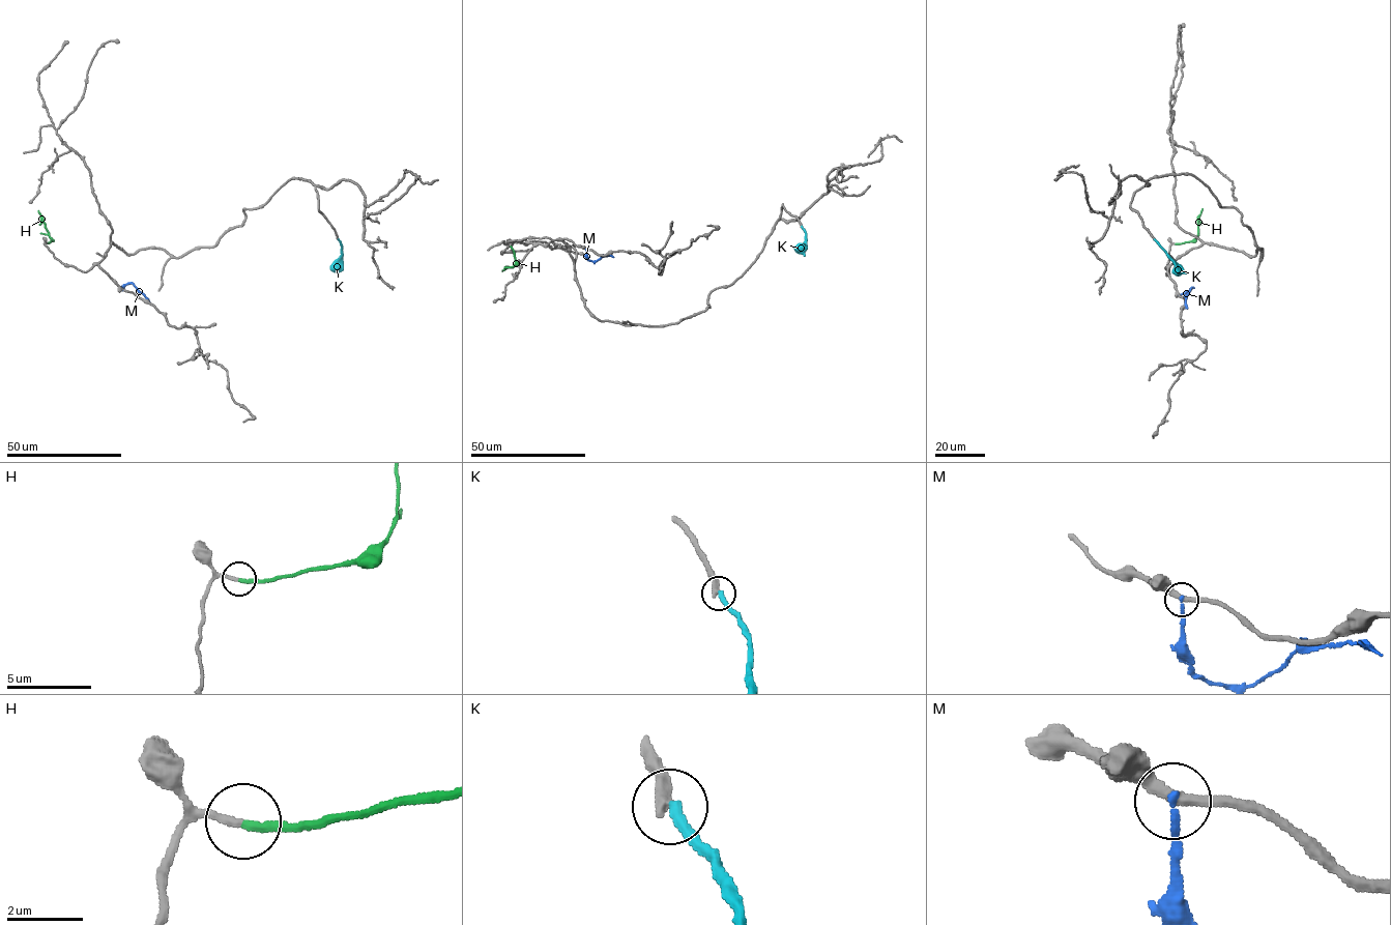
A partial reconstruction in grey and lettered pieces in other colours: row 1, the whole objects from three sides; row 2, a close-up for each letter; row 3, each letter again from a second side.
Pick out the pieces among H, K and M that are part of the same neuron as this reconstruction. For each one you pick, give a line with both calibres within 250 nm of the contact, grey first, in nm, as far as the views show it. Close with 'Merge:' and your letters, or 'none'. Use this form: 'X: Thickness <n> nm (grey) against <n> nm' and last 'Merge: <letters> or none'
H: Thickness 220 nm (grey) against 240 nm
Merge: H

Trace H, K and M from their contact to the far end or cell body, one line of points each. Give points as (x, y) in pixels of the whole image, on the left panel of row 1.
H: (46, 242), (51, 238), (38, 210)
K: (337, 238), (341, 246), (341, 263), (335, 271)
M: (122, 290), (132, 283), (149, 302)

